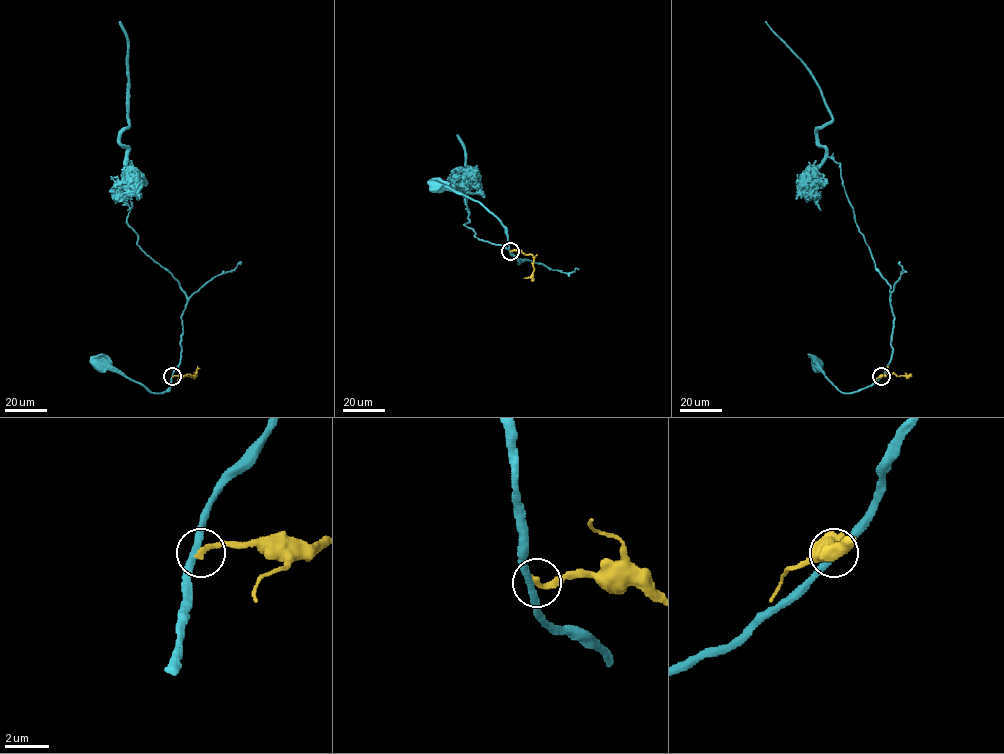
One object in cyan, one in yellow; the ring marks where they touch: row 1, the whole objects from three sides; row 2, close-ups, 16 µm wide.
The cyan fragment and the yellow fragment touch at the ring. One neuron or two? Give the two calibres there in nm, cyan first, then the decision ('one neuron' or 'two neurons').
calibres 300 and 280 nm; two neurons

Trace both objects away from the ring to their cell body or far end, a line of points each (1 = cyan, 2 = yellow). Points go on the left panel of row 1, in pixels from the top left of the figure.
1: (172, 376), (165, 391), (151, 393), (111, 367), (99, 364)
2: (173, 376), (186, 376)

